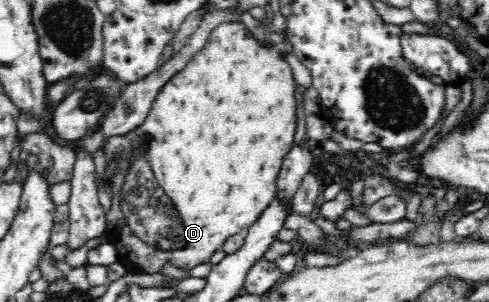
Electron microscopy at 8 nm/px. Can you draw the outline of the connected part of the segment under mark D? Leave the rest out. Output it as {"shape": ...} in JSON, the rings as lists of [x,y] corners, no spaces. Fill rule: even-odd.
{"shape":[[[223,24],[215,28],[201,54],[195,56],[184,70],[173,76],[160,89],[145,120],[138,127],[125,132],[125,134],[109,136],[104,140],[99,150],[103,153],[106,166],[112,166],[108,172],[108,183],[110,184],[112,198],[109,208],[105,210],[107,232],[105,240],[116,248],[117,261],[126,267],[127,272],[135,275],[145,274],[153,278],[156,273],[163,272],[165,268],[171,266],[171,268],[177,268],[179,272],[185,272],[189,276],[189,272],[195,266],[199,266],[203,262],[210,262],[209,259],[212,254],[225,244],[227,238],[234,237],[241,230],[247,230],[260,217],[271,199],[277,194],[281,160],[283,160],[283,156],[285,156],[285,152],[291,146],[293,136],[295,136],[295,110],[297,110],[298,103],[293,97],[296,84],[292,70],[280,51],[281,48],[276,46],[261,47],[253,36],[249,39],[249,34],[245,31],[244,25]],[[127,230],[131,231],[133,236],[136,237],[135,242],[143,241],[143,246],[147,246],[147,250],[153,250],[153,252],[143,254],[135,246],[127,246]]]}

